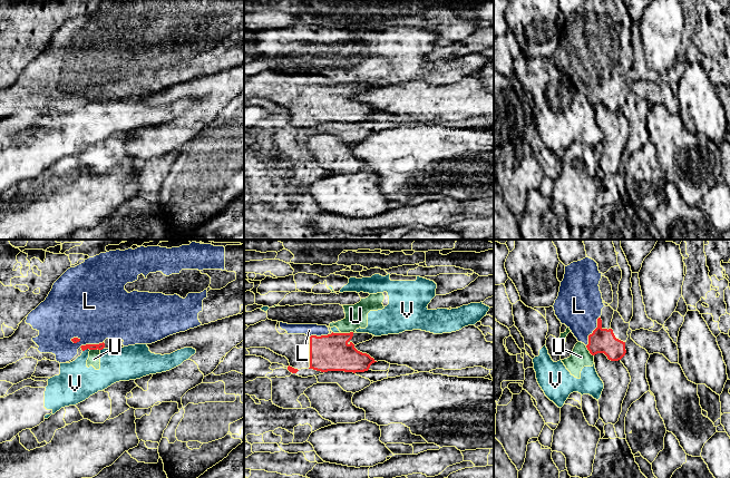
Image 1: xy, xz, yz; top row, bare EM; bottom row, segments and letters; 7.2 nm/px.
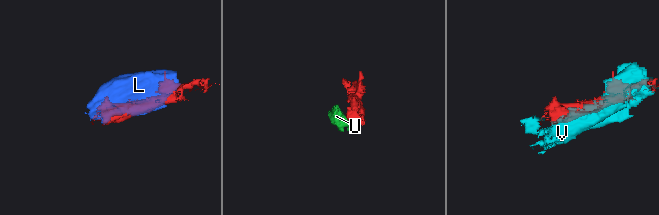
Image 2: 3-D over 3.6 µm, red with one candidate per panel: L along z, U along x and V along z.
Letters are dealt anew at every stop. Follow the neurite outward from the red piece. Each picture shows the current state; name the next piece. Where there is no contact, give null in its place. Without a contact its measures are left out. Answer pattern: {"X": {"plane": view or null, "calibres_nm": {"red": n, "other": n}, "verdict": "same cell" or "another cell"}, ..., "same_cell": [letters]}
{"L": {"plane": "yz", "calibres_nm": {"red": 180, "other": 340}, "verdict": "same cell"}, "U": {"plane": "xz", "calibres_nm": {"red": 260, "other": 160}, "verdict": "another cell"}, "V": {"plane": "xy", "calibres_nm": {"red": 50, "other": 280}, "verdict": "another cell"}, "same_cell": ["L"]}

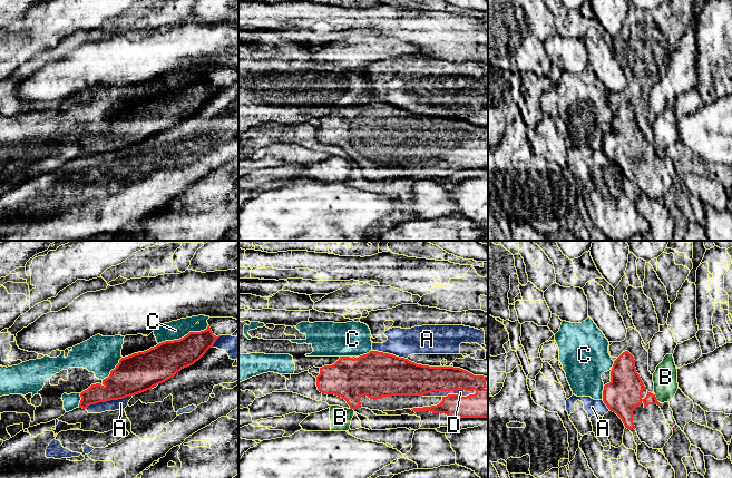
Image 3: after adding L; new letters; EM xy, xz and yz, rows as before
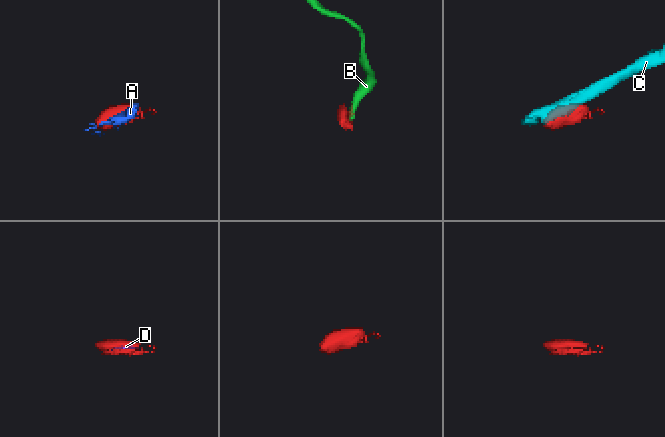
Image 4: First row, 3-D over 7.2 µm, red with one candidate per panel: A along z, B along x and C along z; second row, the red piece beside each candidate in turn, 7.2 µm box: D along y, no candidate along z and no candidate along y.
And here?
{"A": {"plane": "xy", "calibres_nm": {"red": 280, "other": 80}, "verdict": "another cell"}, "B": {"plane": "yz", "calibres_nm": {"red": 260, "other": 180}, "verdict": "another cell"}, "C": {"plane": "xy", "calibres_nm": {"red": 260, "other": 140}, "verdict": "another cell"}, "D": {"plane": "xz", "calibres_nm": {"red": 220, "other": 50}, "verdict": "same cell"}, "same_cell": ["D"]}

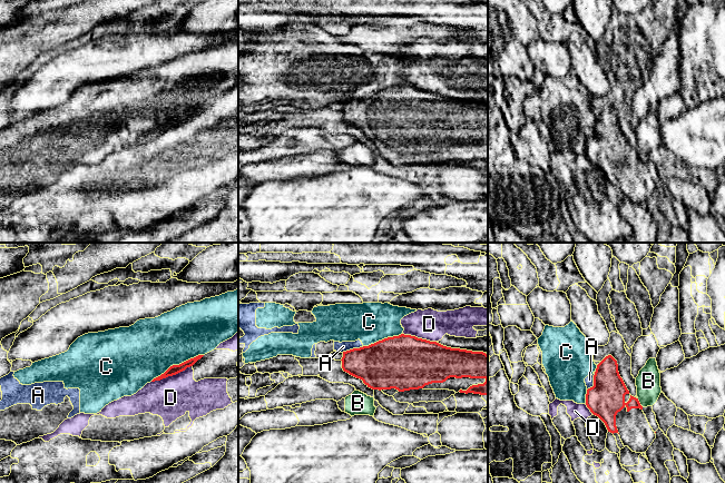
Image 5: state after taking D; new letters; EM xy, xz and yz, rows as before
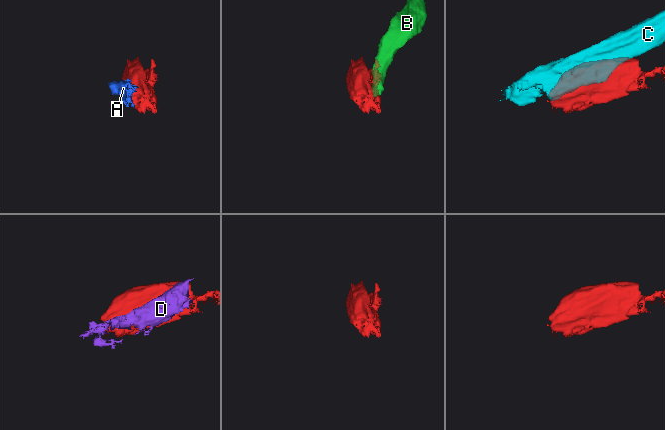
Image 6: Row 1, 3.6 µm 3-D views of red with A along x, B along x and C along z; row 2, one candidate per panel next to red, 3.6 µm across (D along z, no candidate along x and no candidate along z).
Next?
{"A": {"plane": "yz", "calibres_nm": {"red": 260, "other": 60}, "verdict": "another cell"}, "B": {"plane": "yz", "calibres_nm": {"red": 260, "other": 180}, "verdict": "another cell"}, "C": {"plane": "xy", "calibres_nm": {"red": 70, "other": 420}, "verdict": "another cell"}, "D": {"plane": "xy", "calibres_nm": {"red": 70, "other": 300}, "verdict": "another cell"}, "same_cell": []}

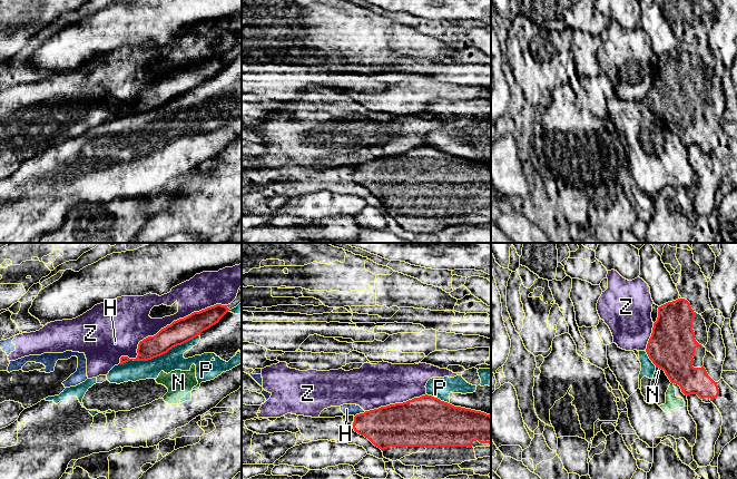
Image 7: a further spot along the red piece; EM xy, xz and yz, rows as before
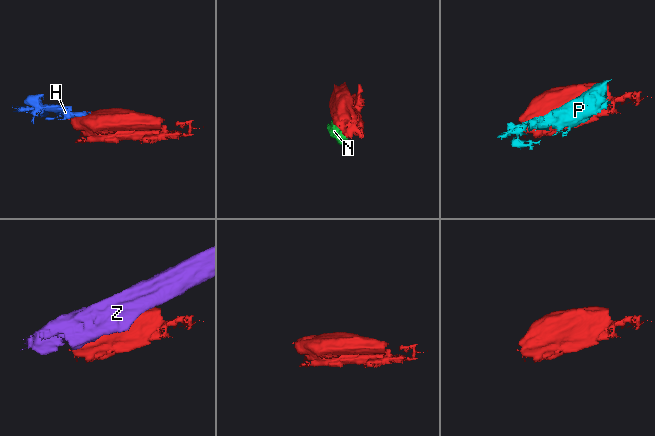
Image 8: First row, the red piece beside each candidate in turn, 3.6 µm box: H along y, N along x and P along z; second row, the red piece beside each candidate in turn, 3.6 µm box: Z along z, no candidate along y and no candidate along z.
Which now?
{"H": {"plane": "xz", "calibres_nm": {"red": 300, "other": 80}, "verdict": "another cell"}, "N": {"plane": "yz", "calibres_nm": {"red": 340, "other": 20}, "verdict": "another cell"}, "P": {"plane": "xy", "calibres_nm": {"red": 170, "other": 150}, "verdict": "another cell"}, "Z": {"plane": "xy", "calibres_nm": {"red": 170, "other": 280}, "verdict": "another cell"}, "same_cell": []}

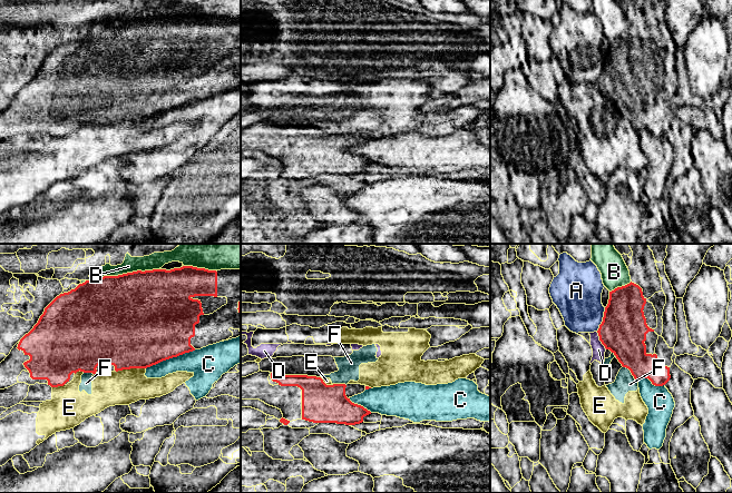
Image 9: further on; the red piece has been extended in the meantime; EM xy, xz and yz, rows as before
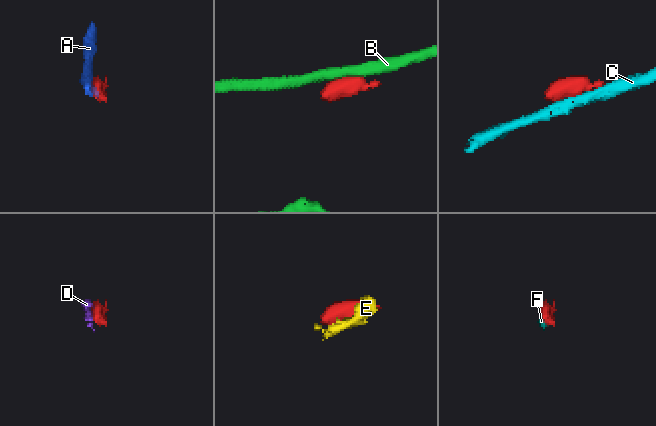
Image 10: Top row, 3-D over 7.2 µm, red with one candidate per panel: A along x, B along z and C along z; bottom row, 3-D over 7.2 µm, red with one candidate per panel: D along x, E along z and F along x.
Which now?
{"A": {"plane": "yz", "calibres_nm": {"red": 340, "other": 340}, "verdict": "another cell"}, "B": {"plane": "xy", "calibres_nm": {"red": 500, "other": 120}, "verdict": "another cell"}, "C": {"plane": "xy", "calibres_nm": {"red": 500, "other": 220}, "verdict": "another cell"}, "D": {"plane": "yz", "calibres_nm": {"red": 340, "other": 100}, "verdict": "another cell"}, "E": {"plane": "xy", "calibres_nm": {"red": 500, "other": 260}, "verdict": "another cell"}, "F": {"plane": "yz", "calibres_nm": {"red": 280, "other": 140}, "verdict": "another cell"}, "same_cell": []}

